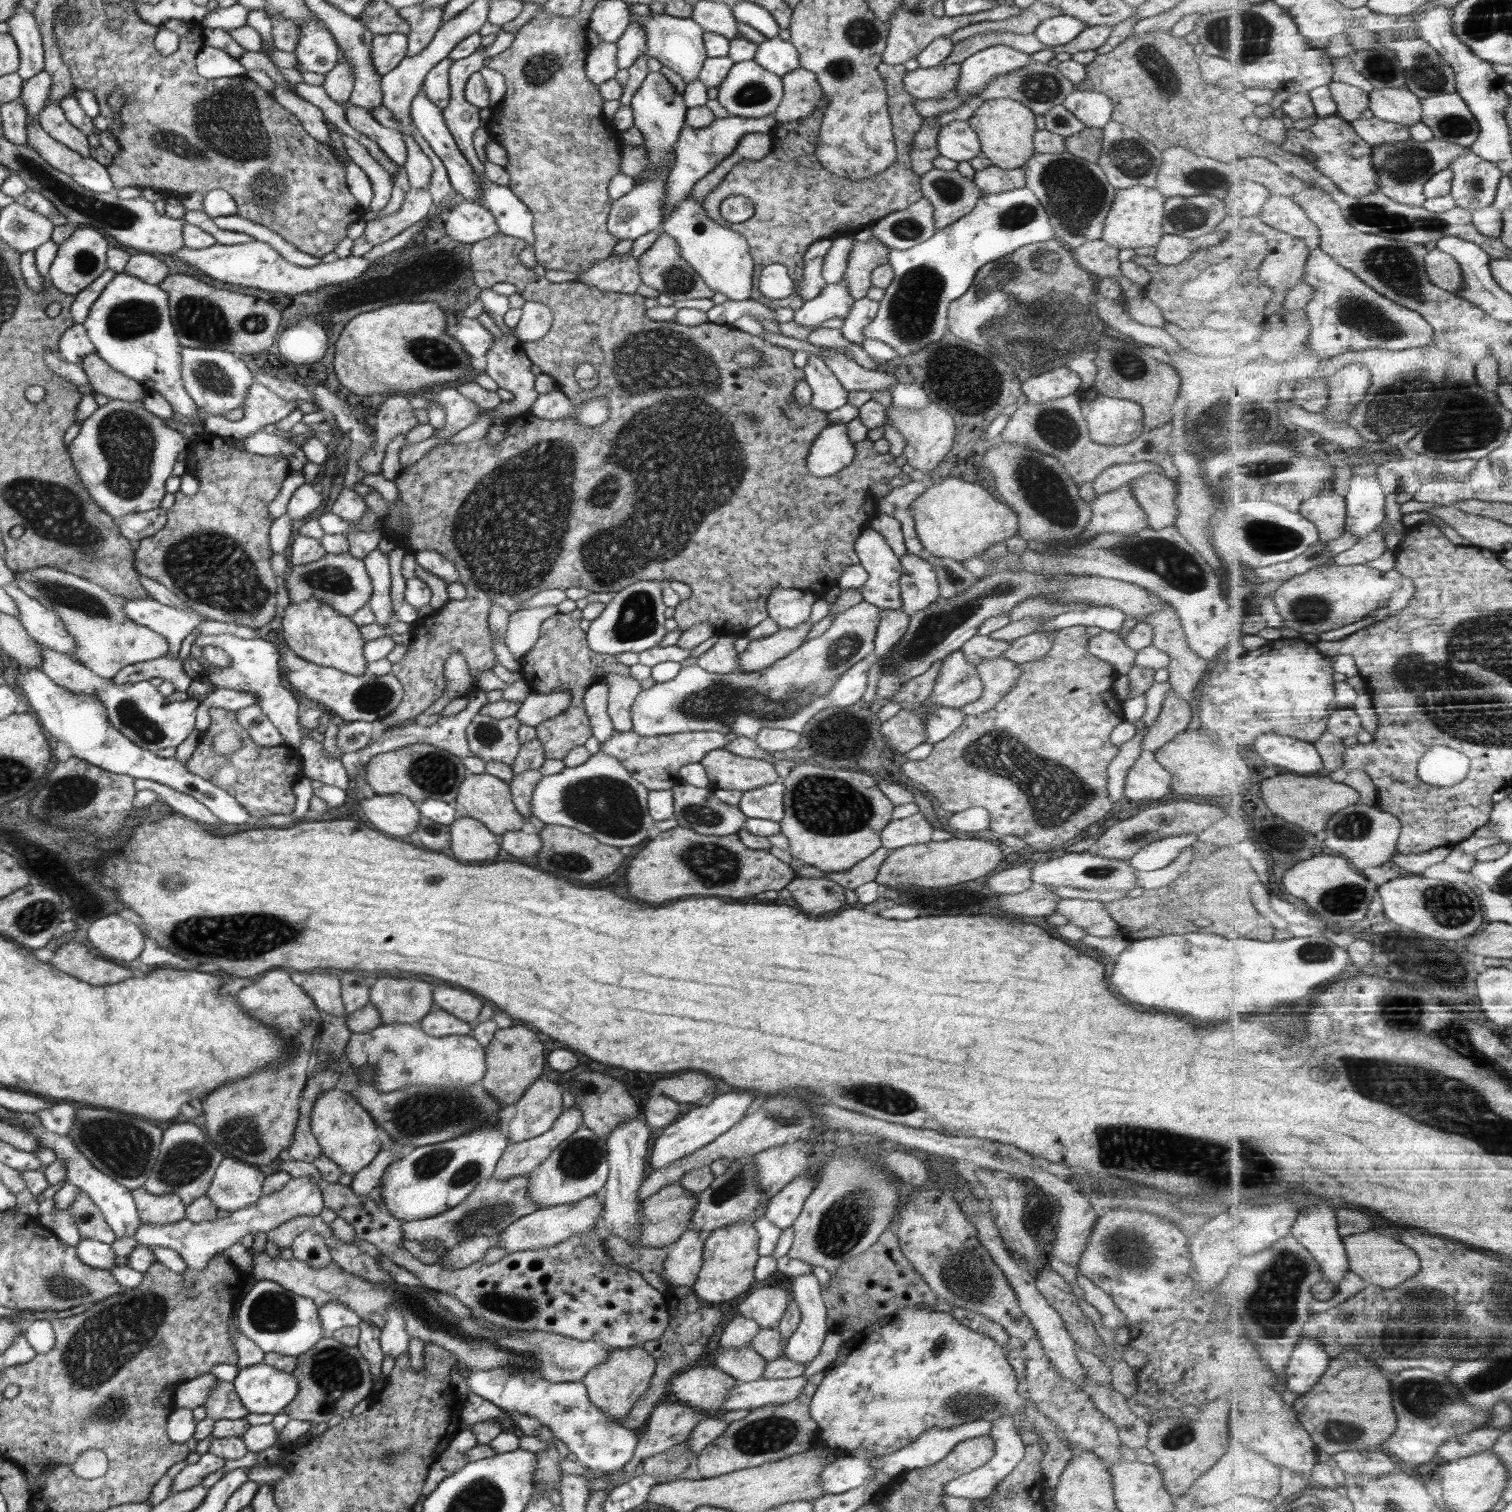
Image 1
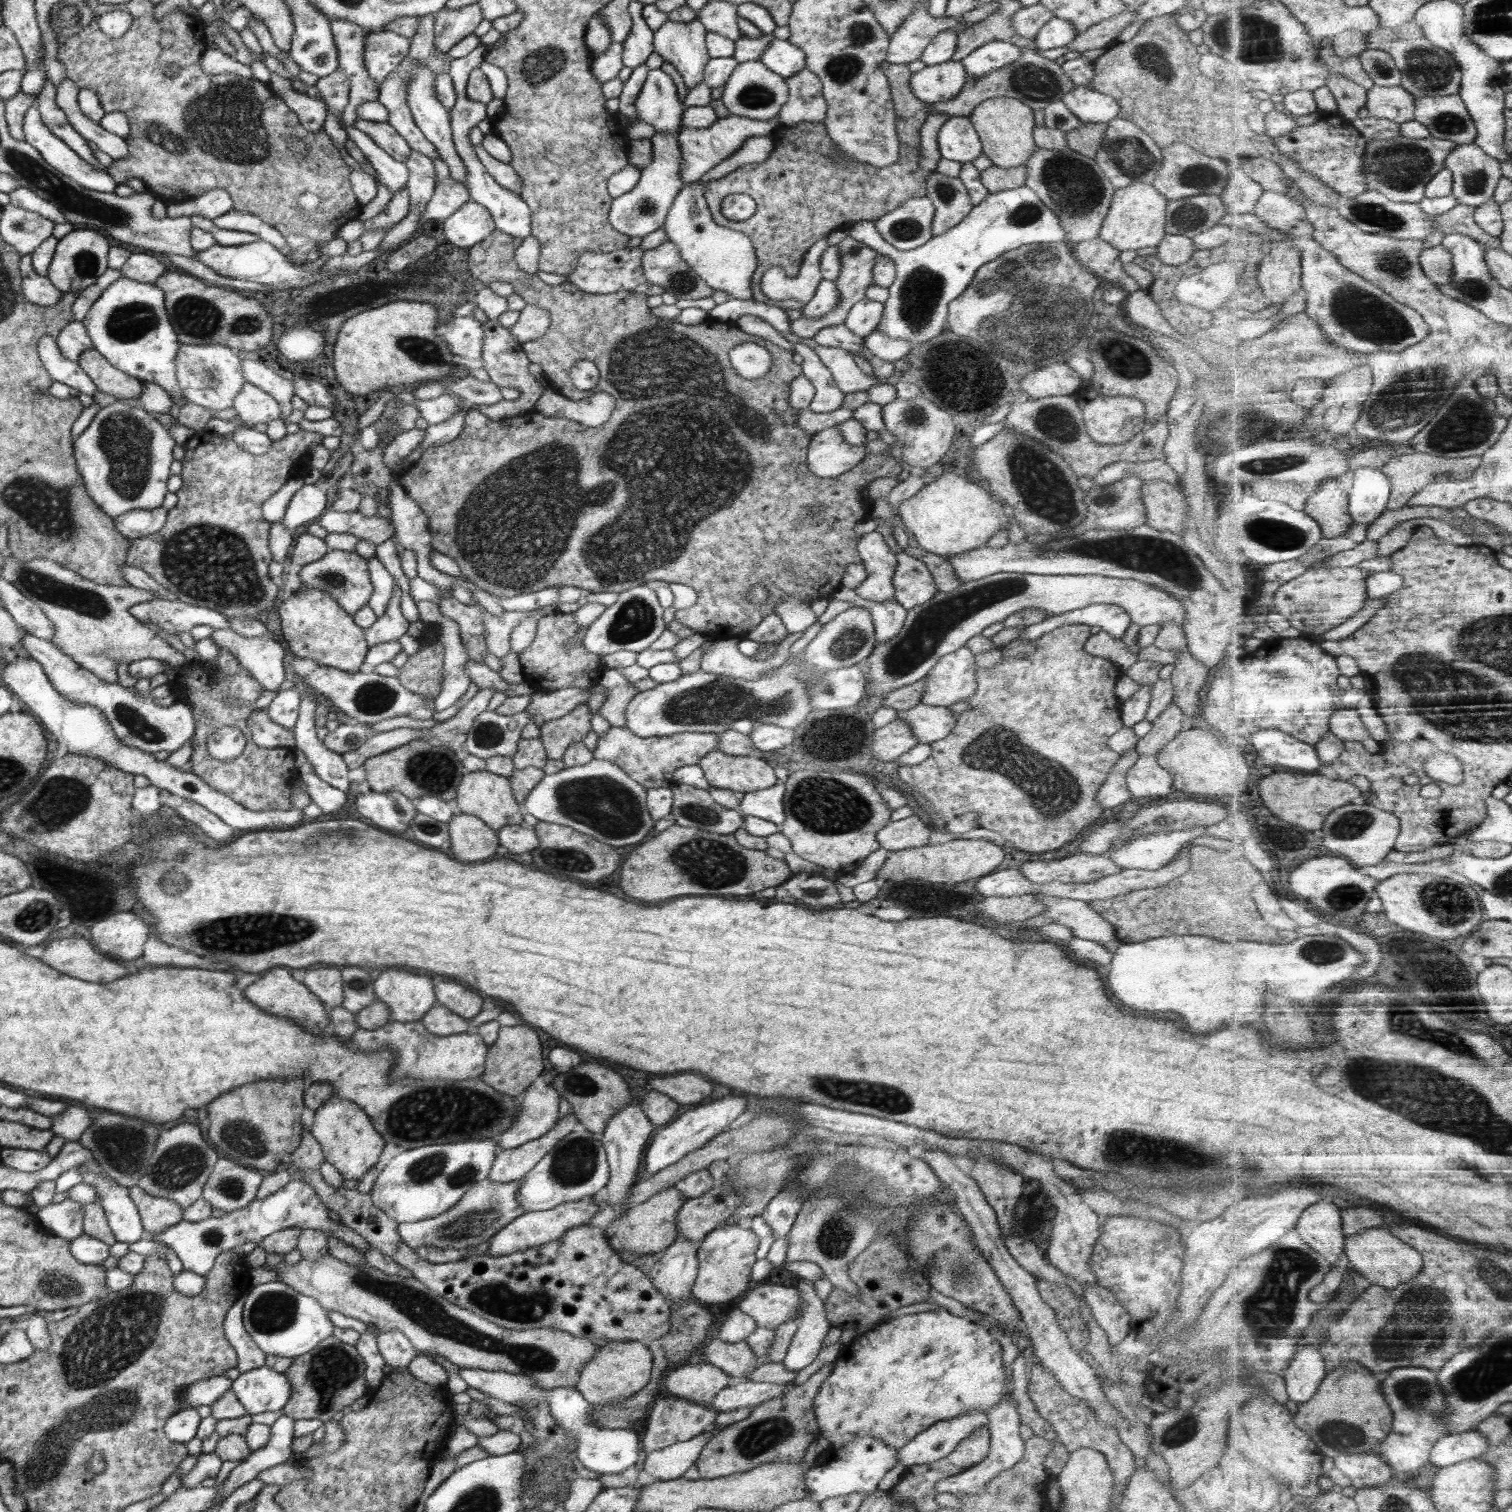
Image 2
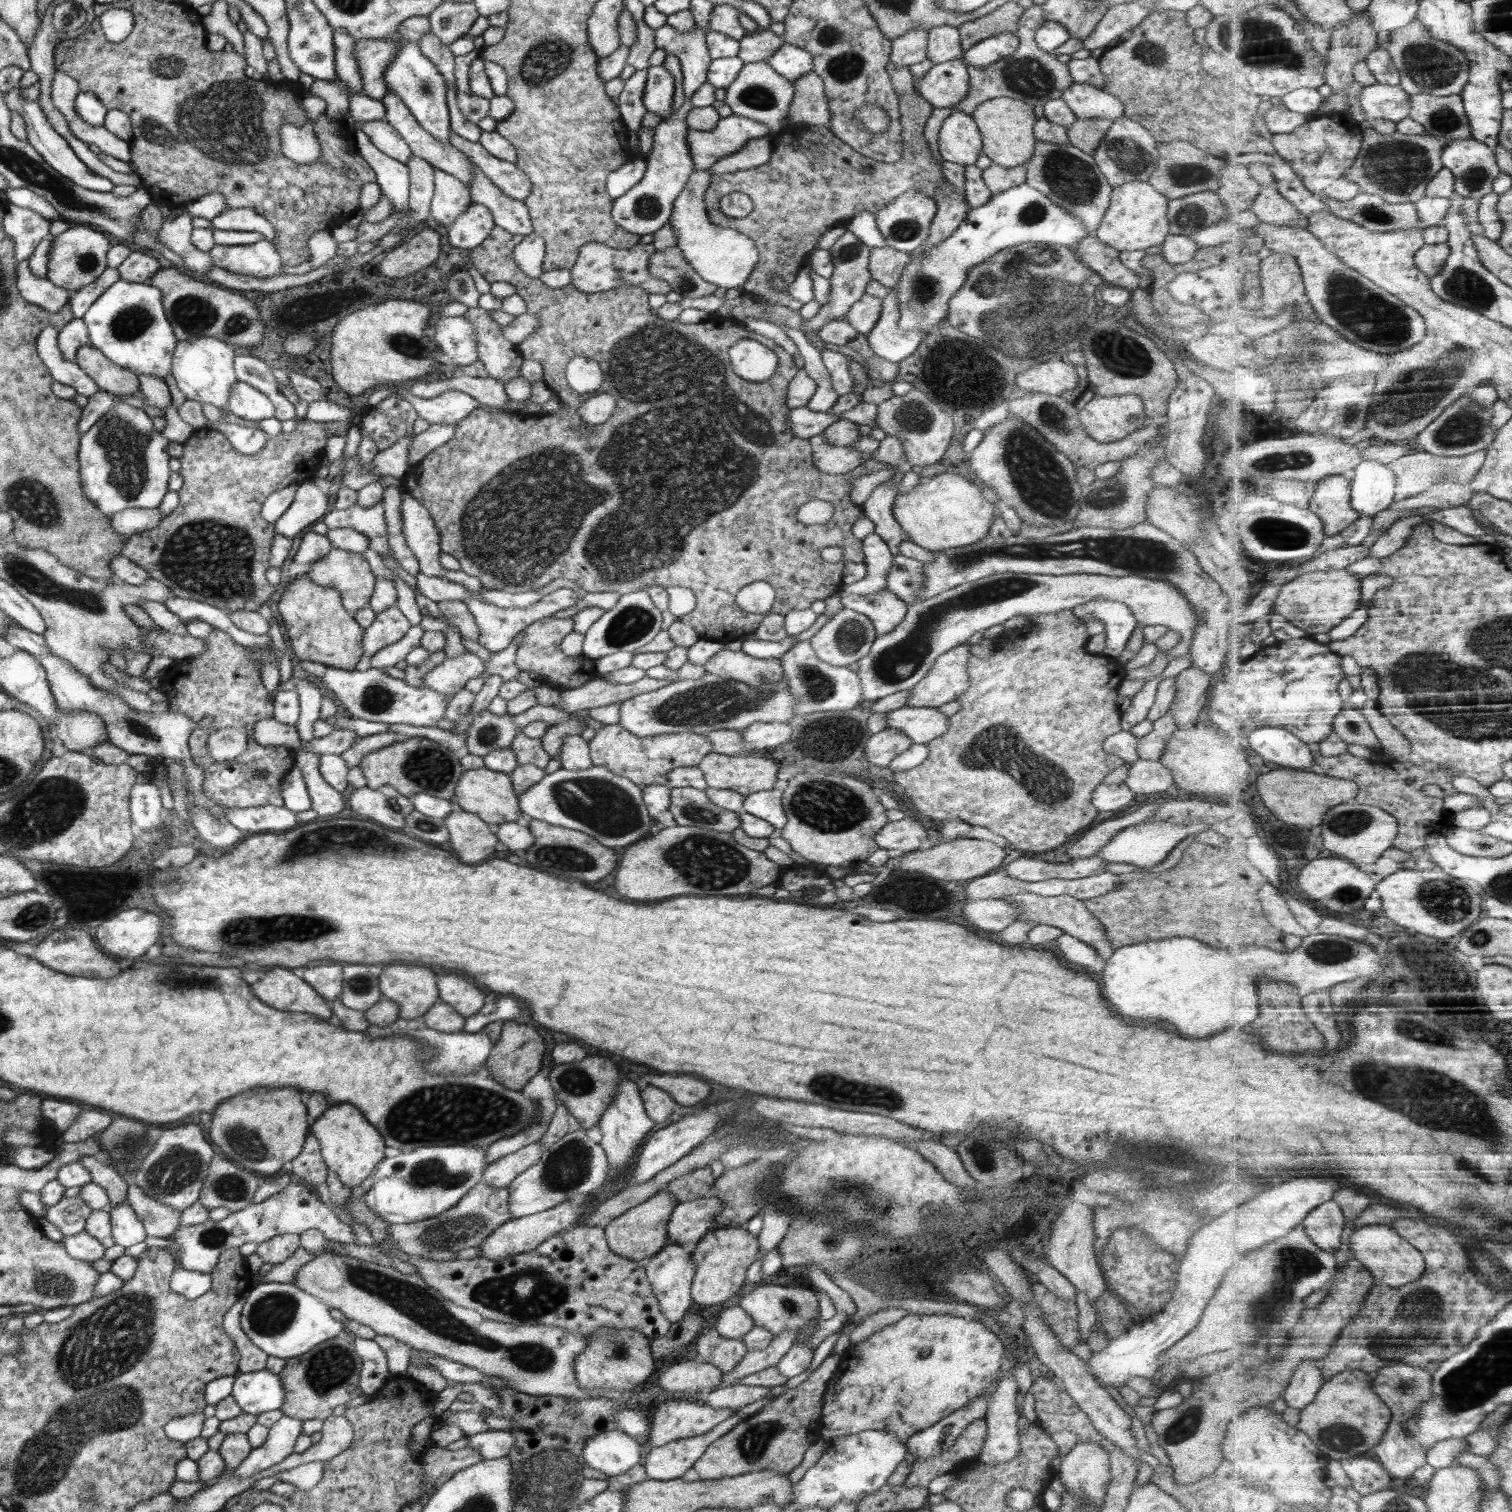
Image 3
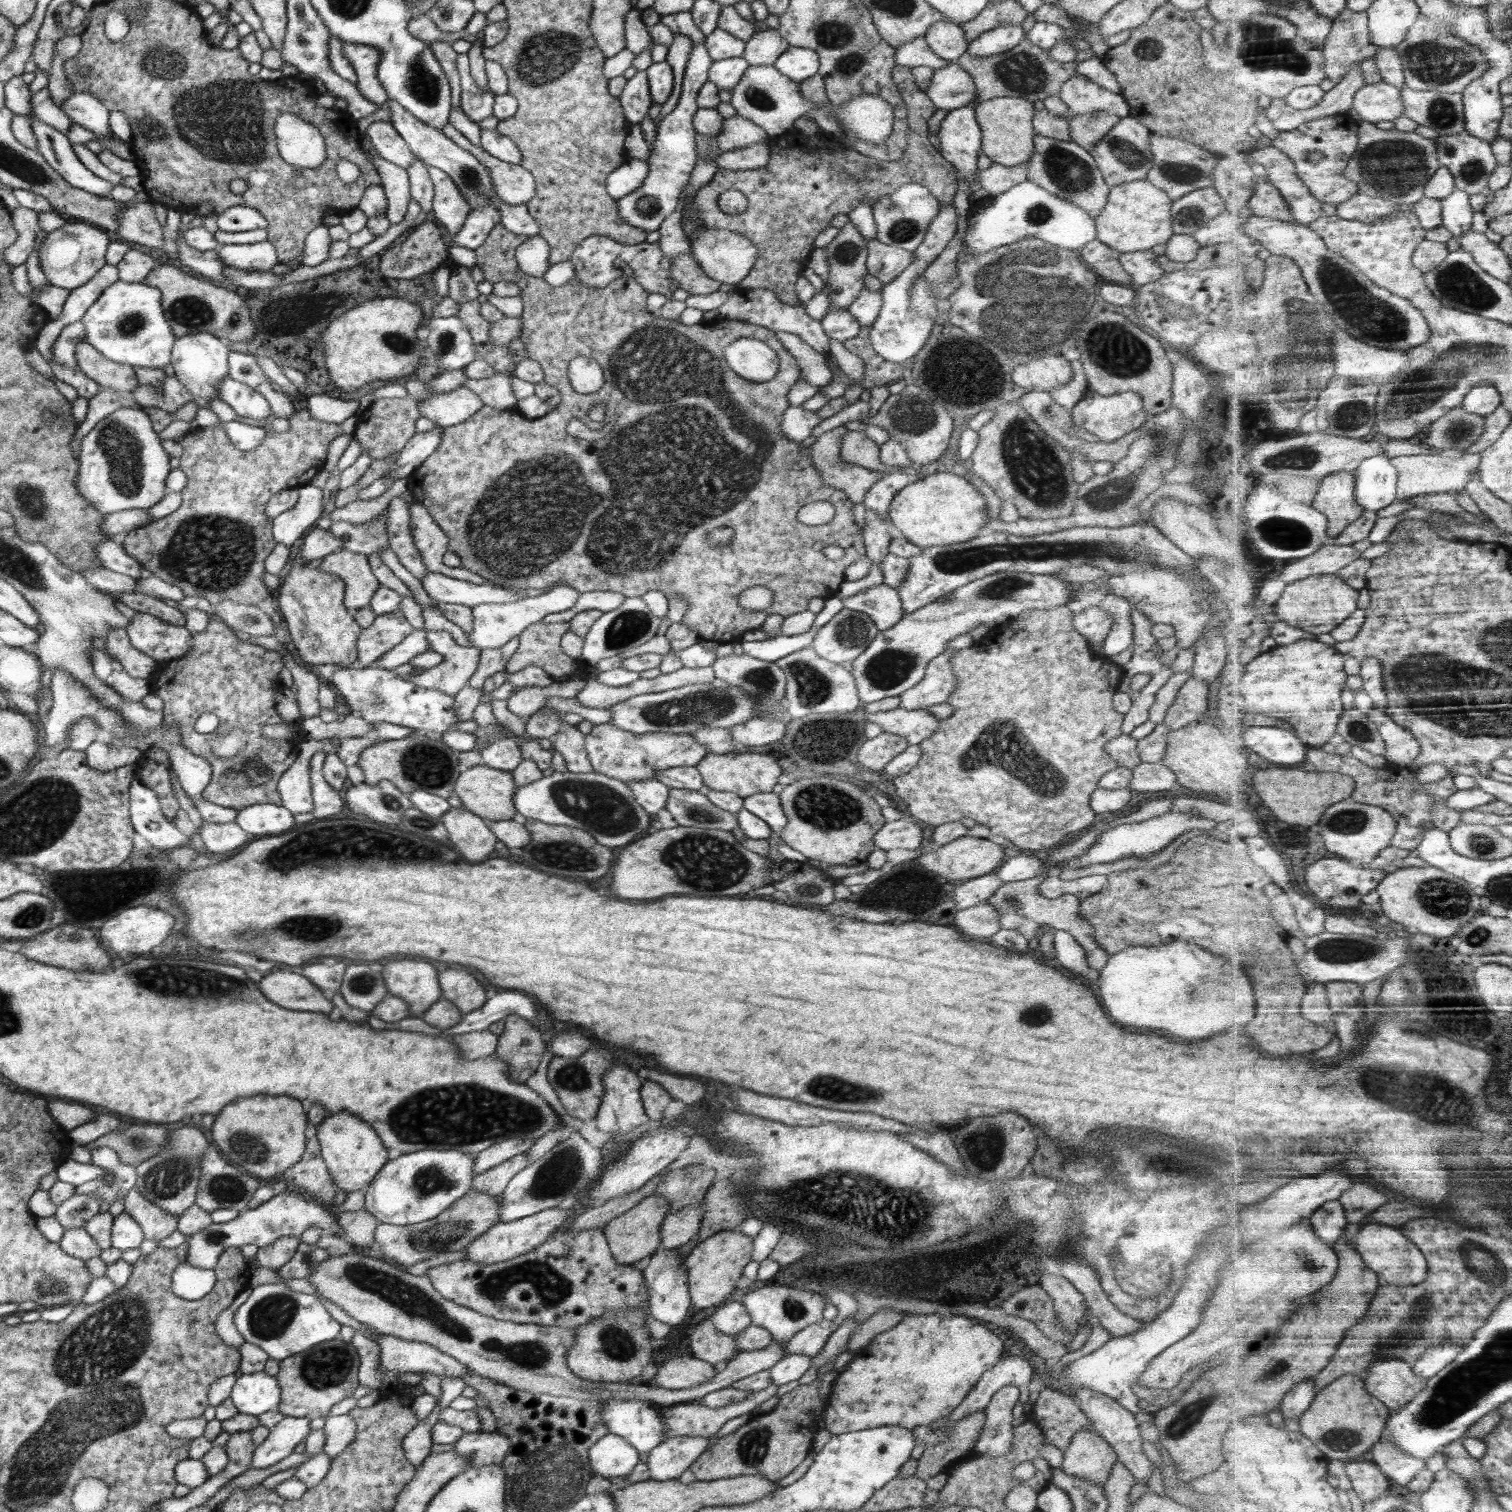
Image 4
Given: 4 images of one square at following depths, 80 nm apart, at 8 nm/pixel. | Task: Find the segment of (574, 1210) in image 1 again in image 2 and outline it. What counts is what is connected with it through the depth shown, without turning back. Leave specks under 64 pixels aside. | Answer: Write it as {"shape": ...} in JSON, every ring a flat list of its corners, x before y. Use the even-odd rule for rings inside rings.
{"shape":[[590,1199,568,1201,538,1212,525,1212,509,1222,502,1230,499,1230,489,1241,489,1250,492,1256,504,1256,518,1251,534,1249,547,1242,560,1238,570,1229,590,1224,590,1219,598,1212,598,1208]]}

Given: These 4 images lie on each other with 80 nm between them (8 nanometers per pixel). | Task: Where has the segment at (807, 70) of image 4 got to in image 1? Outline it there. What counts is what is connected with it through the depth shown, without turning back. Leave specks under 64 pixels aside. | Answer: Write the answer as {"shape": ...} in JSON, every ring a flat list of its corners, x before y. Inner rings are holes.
{"shape":[[779,36,764,39,753,59,762,68,780,77,800,67,800,55,790,41,784,41]]}

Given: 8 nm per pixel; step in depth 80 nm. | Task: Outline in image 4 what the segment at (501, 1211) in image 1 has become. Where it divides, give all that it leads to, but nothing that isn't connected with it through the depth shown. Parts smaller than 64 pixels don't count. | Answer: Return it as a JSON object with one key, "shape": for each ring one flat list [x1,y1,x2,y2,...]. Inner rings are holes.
{"shape":[[468,1191,430,1220,406,1226,380,1222,375,1228,375,1241,386,1257,393,1258,398,1264,410,1266,434,1258,442,1252,465,1250,476,1238,500,1221,499,1214,498,1196,493,1197,480,1191]]}

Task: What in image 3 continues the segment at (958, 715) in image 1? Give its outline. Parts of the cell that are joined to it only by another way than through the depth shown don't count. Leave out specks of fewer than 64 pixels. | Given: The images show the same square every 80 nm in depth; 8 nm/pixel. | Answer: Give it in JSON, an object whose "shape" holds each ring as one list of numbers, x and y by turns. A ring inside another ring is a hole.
{"shape":[[904,707,891,710,888,713,887,726,908,736,913,743,927,744,934,738,940,738,949,727,949,718,940,709,930,707]]}

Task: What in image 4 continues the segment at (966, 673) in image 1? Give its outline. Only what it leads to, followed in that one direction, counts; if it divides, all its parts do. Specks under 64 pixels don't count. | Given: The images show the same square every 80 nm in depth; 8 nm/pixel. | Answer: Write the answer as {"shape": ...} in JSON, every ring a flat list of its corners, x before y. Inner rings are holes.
{"shape":[[948,648,932,658,924,679,900,694,899,707,906,710,926,709,935,704,947,702,957,687,957,679,952,674,952,656,958,652]]}

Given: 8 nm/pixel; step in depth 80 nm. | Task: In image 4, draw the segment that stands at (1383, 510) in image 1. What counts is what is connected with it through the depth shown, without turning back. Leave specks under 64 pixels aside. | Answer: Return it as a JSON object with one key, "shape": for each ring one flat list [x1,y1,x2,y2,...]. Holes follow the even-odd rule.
{"shape":[[1390,456,1368,458,1358,468,1359,504,1379,512,1399,500,1399,471]]}

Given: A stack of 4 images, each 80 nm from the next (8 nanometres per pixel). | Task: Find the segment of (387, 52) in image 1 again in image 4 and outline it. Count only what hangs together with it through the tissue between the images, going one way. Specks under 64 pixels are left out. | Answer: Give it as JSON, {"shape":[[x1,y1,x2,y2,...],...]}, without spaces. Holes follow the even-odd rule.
{"shape":[[345,43,342,47,342,54,348,58,348,62,357,74,355,85,360,94,375,105,384,103,388,99,388,95,377,77,380,52,374,46]]}

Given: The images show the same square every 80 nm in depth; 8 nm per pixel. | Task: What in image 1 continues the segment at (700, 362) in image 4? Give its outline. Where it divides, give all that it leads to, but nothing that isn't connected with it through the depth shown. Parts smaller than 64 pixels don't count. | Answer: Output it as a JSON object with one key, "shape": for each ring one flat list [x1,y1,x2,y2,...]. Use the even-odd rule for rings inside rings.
{"shape":[[500,231,486,240,472,244,471,267,476,286,481,289,491,289,496,283,510,283,515,287,515,292,523,296,526,301,539,302,548,306,553,312,552,326,540,340,523,343,524,354,534,365,539,367,542,373,555,380,557,389,567,396,572,405,586,403,596,396,606,396,608,405,610,405,610,416,604,424,590,428,590,426,580,424,574,418,545,420,533,417,530,412,524,412,512,420,506,420,509,430,498,445,492,447,486,437,462,444,445,441,431,448,416,464,401,468,400,473,393,479,397,486,398,498,403,503,389,506,389,514,382,518,384,531,388,533,388,536,394,537,394,540,400,539,399,545,409,550,414,550,414,552,433,550,445,556,456,567,459,574,458,581,462,583,462,586,465,586,466,596,461,601,449,598,442,608,411,624,411,644,404,657,392,665,391,673,403,686,403,699,387,717,381,719,381,722,385,722,387,726,394,727,395,724,402,726,411,721,418,721,424,710,432,706,432,703,444,694,445,688,447,688,447,679,443,671,444,664,453,652,459,652,467,661,470,677,472,677,470,690,476,690,474,688,474,680,477,680,476,675,492,669,496,661,488,620,493,604,497,604,512,613,523,608,521,604,525,600,529,600,543,590,552,588,565,589,582,586,594,593,617,593,619,590,629,587,630,584,641,580,678,581,691,588,690,598,681,600,674,607,673,618,681,631,700,623,708,623,716,629,716,635,739,636,744,635,753,626,769,617,767,598,775,588,797,588,811,592,816,598,822,598,830,589,838,586,837,578,840,578,845,566,859,563,854,550,854,542,865,530,868,522,879,513,876,497,870,490,872,484,888,483,894,476,898,476,902,472,902,468,896,465,895,457,890,452,877,453,873,449,873,442,867,438,853,443,856,456,854,456,854,462,850,466,846,466,841,472,826,478,814,477,808,471,806,457,808,457,812,442,829,424,826,420,826,413,815,410,811,404,800,406,794,400,794,387,797,382,805,380,805,372,802,368,794,366,793,351,770,344,761,336,742,332,732,325,722,325,707,320,698,326,686,326,676,321,650,320,645,315,644,301,646,298,640,294,598,290,576,280,559,283,550,282,544,275,536,274,534,270,526,268,520,262,519,256,525,246,527,246,525,240,508,236],[751,346,761,352,761,363,757,369,749,374,735,361,734,355,741,350,748,350],[583,362,591,364,599,372,599,385,593,390,580,389,576,382,576,367],[401,512,407,516,408,521,408,534,406,534,405,543,404,534,398,526,401,521,399,515]]}

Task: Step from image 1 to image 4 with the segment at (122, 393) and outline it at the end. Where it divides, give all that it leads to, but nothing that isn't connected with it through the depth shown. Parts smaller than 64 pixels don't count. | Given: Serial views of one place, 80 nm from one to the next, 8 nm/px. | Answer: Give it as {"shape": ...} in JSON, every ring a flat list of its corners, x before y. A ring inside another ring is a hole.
{"shape":[[86,341,76,345,75,357,77,367,88,378,93,378,101,388,106,387,129,395,139,385,133,366,108,360]]}

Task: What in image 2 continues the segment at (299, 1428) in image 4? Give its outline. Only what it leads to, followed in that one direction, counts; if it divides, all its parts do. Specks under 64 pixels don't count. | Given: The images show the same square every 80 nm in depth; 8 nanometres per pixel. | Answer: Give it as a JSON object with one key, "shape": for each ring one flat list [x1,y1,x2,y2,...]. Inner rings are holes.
{"shape":[[281,1415,270,1428,270,1438,266,1446,251,1451,244,1461,226,1477,224,1482,223,1501,234,1490,240,1488,252,1479,258,1478,263,1471,270,1470,273,1466,286,1463,294,1455,292,1439,294,1438,294,1424,296,1420,290,1416]]}

